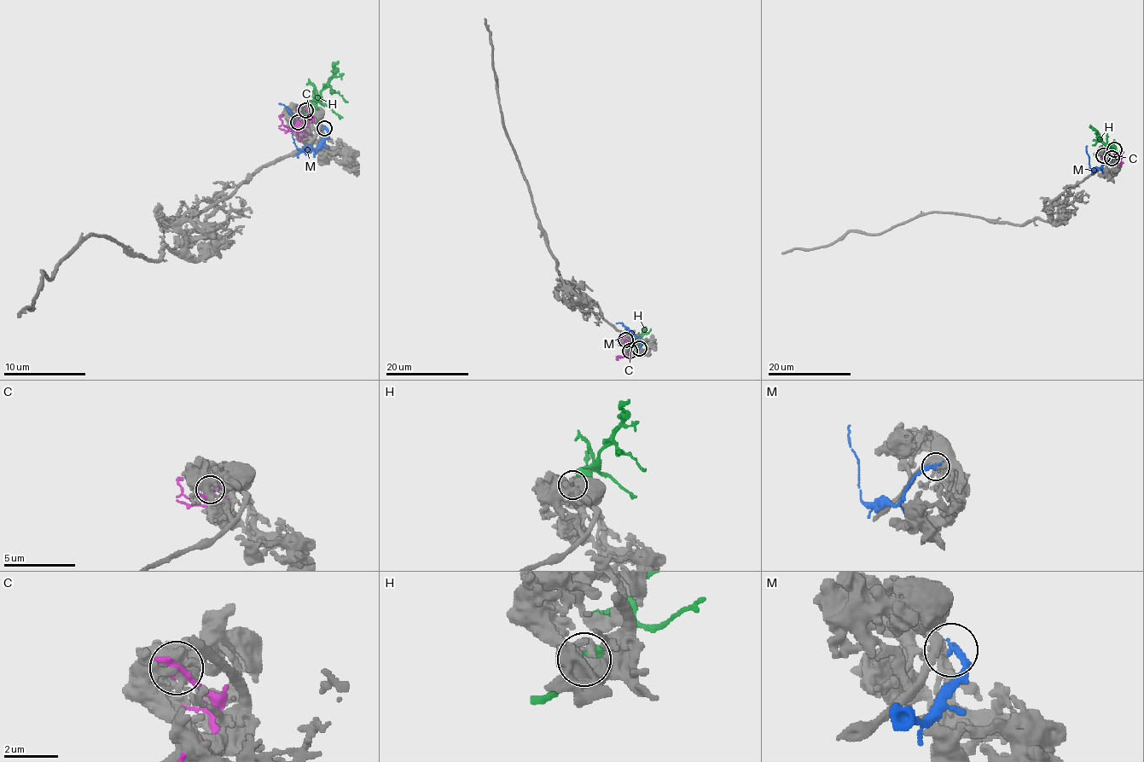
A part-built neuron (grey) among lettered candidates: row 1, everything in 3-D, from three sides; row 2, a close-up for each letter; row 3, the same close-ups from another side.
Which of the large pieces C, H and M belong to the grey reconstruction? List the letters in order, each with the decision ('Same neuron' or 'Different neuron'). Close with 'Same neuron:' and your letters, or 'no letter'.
C: Different neuron
H: Different neuron
M: Different neuron
Same neuron: no letter

